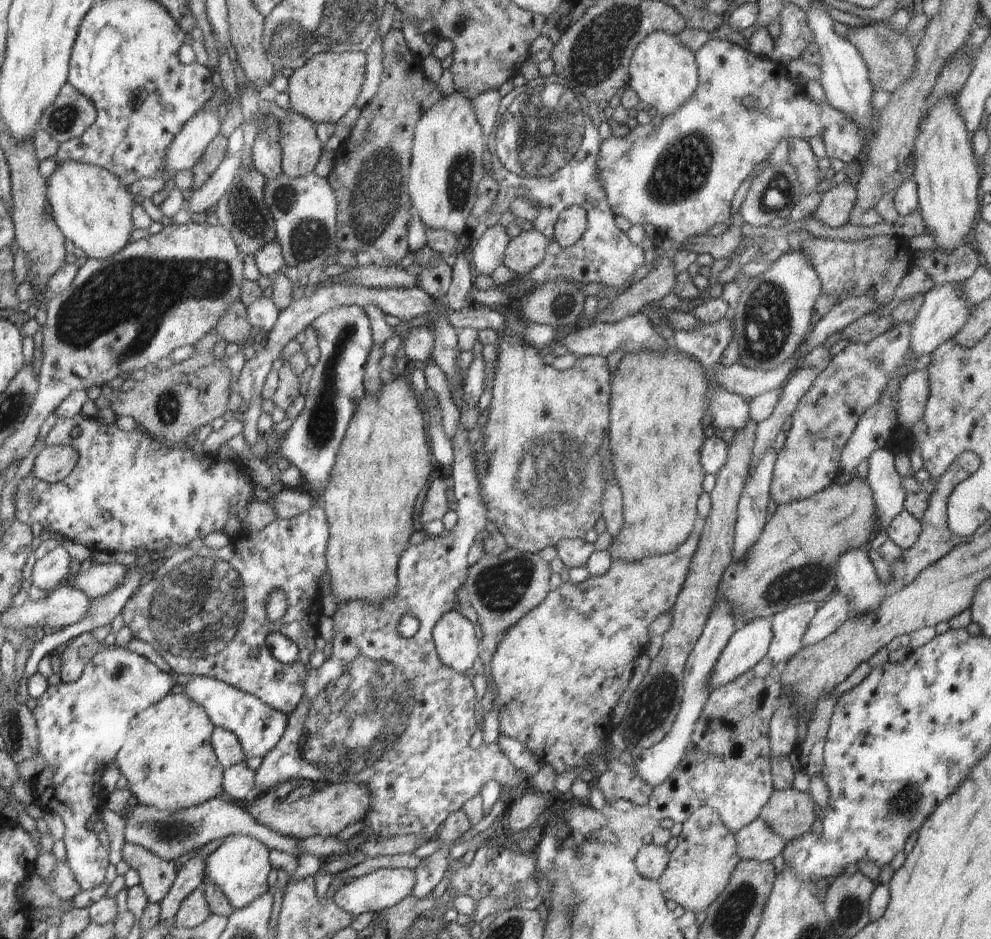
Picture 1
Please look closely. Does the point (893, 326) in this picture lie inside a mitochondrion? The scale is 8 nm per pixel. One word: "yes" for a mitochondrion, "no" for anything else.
no

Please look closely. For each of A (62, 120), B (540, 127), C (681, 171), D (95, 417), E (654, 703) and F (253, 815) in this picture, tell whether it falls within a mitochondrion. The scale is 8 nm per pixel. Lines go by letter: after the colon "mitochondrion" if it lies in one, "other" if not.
A: mitochondrion
B: mitochondrion
C: mitochondrion
D: other
E: mitochondrion
F: other

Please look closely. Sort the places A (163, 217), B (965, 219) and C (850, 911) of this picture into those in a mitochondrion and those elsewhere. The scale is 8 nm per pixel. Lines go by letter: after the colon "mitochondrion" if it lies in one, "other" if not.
A: other
B: other
C: mitochondrion

